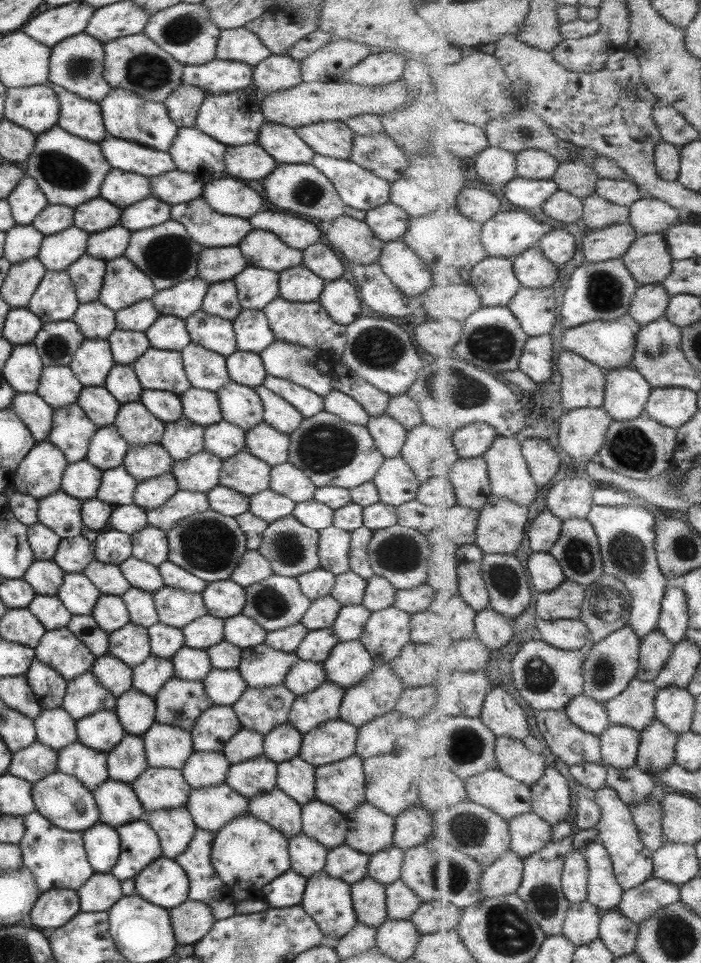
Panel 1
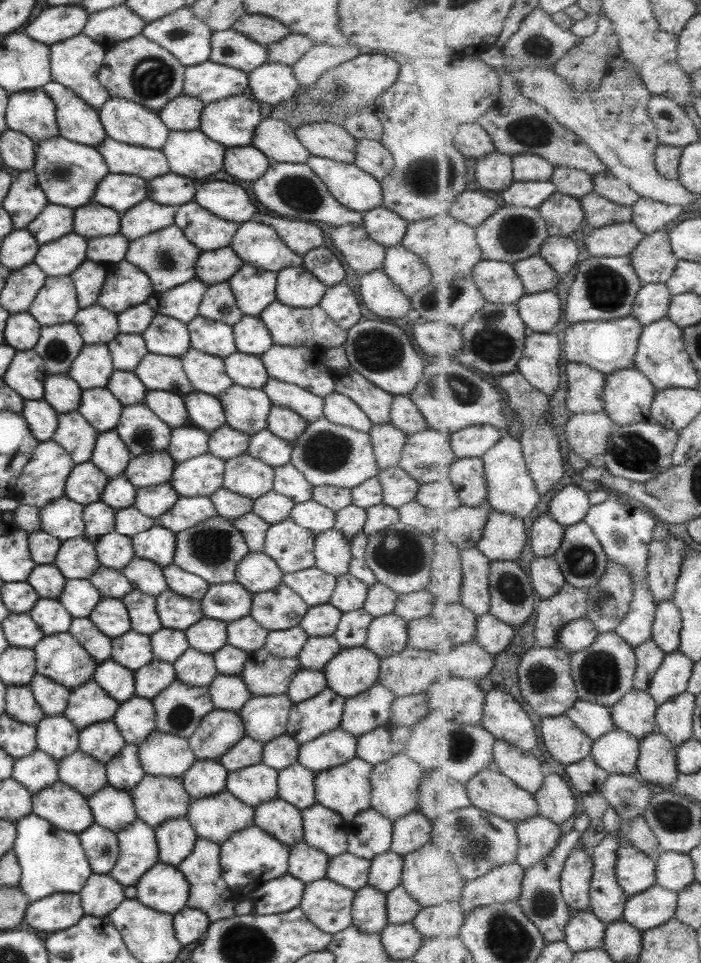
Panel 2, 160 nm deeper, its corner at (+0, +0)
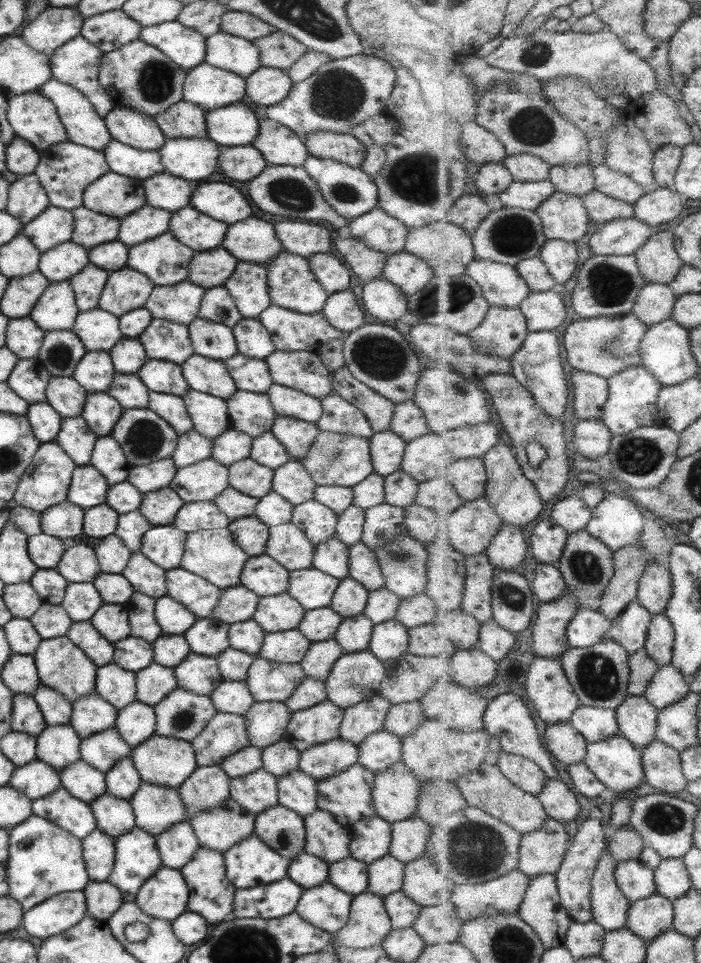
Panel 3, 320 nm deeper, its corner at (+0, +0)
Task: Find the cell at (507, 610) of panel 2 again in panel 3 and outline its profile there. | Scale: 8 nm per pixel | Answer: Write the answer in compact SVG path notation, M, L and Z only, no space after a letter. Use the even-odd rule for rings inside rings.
M498 570L492 586L494 619L506 629L523 632L535 616L535 594L529 580L517 572Z

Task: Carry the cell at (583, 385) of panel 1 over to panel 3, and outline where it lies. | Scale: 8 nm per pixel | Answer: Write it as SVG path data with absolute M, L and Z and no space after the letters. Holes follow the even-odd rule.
M575 369L571 382L574 384L574 410L578 419L602 419L610 395L608 379Z

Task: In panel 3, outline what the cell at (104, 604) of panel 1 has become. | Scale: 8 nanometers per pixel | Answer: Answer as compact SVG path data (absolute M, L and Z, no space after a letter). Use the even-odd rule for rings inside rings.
M102 603L88 621L106 641L112 644L130 635L125 604Z

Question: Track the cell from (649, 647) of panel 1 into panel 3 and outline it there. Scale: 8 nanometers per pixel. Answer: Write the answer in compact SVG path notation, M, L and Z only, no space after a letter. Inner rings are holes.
M643 647L640 651L630 655L630 681L628 686L629 695L641 696L648 690L649 683L660 670L660 665L653 660L647 649Z

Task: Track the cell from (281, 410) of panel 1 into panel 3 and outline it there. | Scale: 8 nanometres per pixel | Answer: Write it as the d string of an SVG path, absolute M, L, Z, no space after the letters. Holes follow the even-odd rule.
M276 416L271 425L270 433L287 451L291 460L301 460L307 455L309 445L313 443L319 431L316 428L316 423L306 423L286 416Z

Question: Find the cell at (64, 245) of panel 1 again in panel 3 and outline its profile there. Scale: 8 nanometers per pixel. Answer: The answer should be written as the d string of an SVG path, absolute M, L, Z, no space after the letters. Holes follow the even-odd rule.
M70 240L40 254L37 270L48 282L63 282L88 263L88 249Z

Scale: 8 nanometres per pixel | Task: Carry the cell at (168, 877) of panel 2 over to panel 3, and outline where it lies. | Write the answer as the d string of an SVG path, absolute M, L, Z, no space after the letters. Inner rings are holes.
M161 866L139 887L134 903L141 913L171 923L186 912L188 894L181 873Z

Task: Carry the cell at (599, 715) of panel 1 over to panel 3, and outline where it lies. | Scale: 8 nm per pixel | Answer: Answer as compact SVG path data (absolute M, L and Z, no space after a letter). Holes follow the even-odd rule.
M580 705L569 721L589 743L601 742L619 734L616 710Z

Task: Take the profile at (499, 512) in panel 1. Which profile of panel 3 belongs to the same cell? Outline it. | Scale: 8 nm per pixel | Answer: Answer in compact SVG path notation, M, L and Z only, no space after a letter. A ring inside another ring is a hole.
M505 522L488 546L485 553L497 571L515 570L525 560L527 538L521 528L523 527Z

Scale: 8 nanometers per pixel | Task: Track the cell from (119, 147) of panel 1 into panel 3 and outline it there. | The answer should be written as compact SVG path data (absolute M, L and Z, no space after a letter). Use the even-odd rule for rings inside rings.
M111 139L102 153L108 170L119 176L143 180L164 172L158 151L133 148Z

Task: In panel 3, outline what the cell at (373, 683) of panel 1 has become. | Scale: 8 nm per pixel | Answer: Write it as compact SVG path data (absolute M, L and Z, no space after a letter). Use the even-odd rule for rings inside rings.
M379 694L358 702L343 711L338 738L359 744L366 736L382 730L390 704Z

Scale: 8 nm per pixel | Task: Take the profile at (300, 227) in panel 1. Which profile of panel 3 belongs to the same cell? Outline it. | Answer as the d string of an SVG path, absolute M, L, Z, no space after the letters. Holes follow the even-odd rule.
M297 220L275 222L273 226L283 251L304 259L320 252L329 253L332 242L325 227Z

